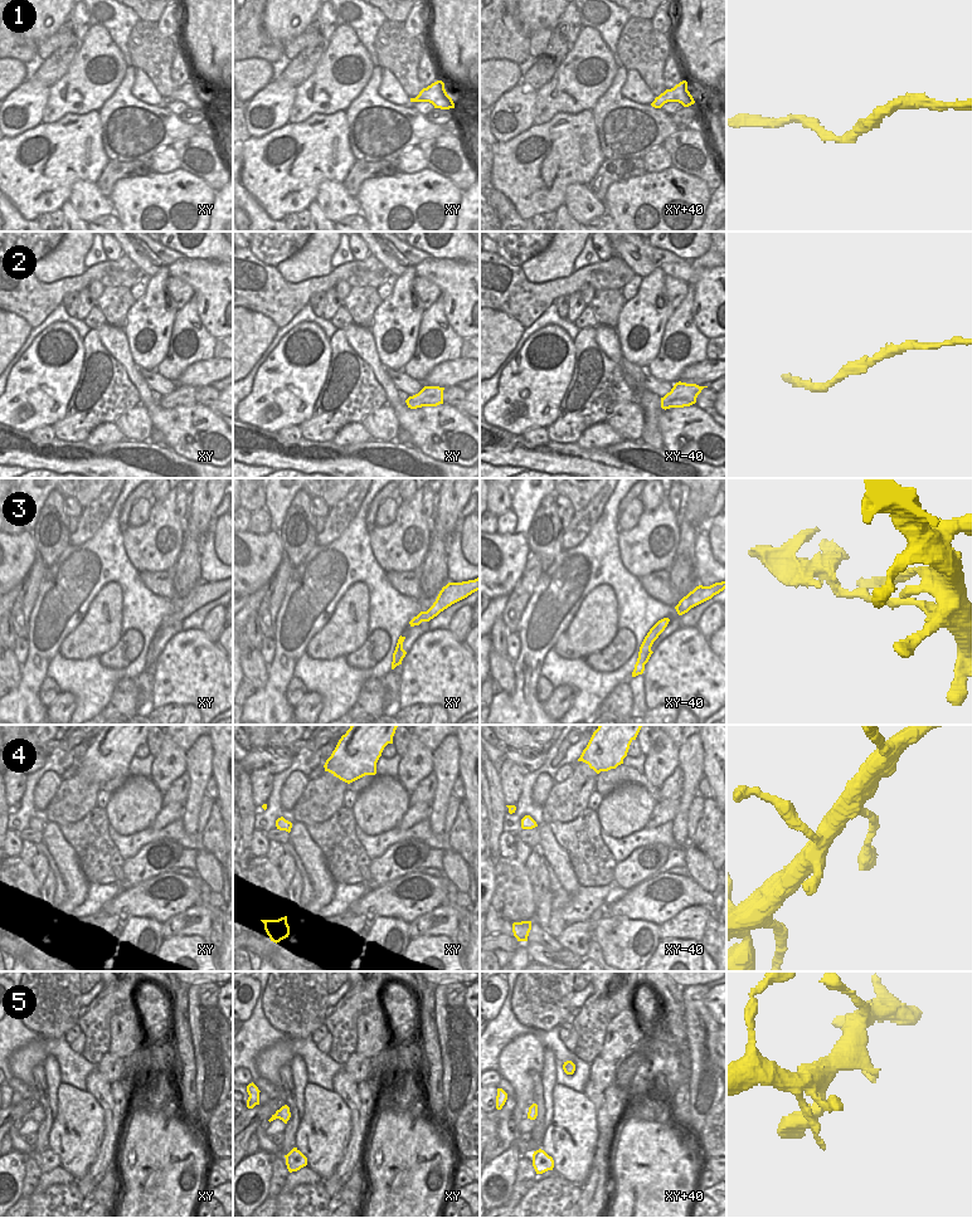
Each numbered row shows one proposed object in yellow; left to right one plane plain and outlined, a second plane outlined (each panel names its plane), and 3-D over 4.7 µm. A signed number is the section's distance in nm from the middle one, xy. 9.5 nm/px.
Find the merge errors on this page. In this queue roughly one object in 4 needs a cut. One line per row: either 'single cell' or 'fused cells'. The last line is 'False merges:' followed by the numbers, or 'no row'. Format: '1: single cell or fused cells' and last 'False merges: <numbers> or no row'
1: single cell
2: single cell
3: fused cells
4: single cell
5: single cell
False merges: 3

